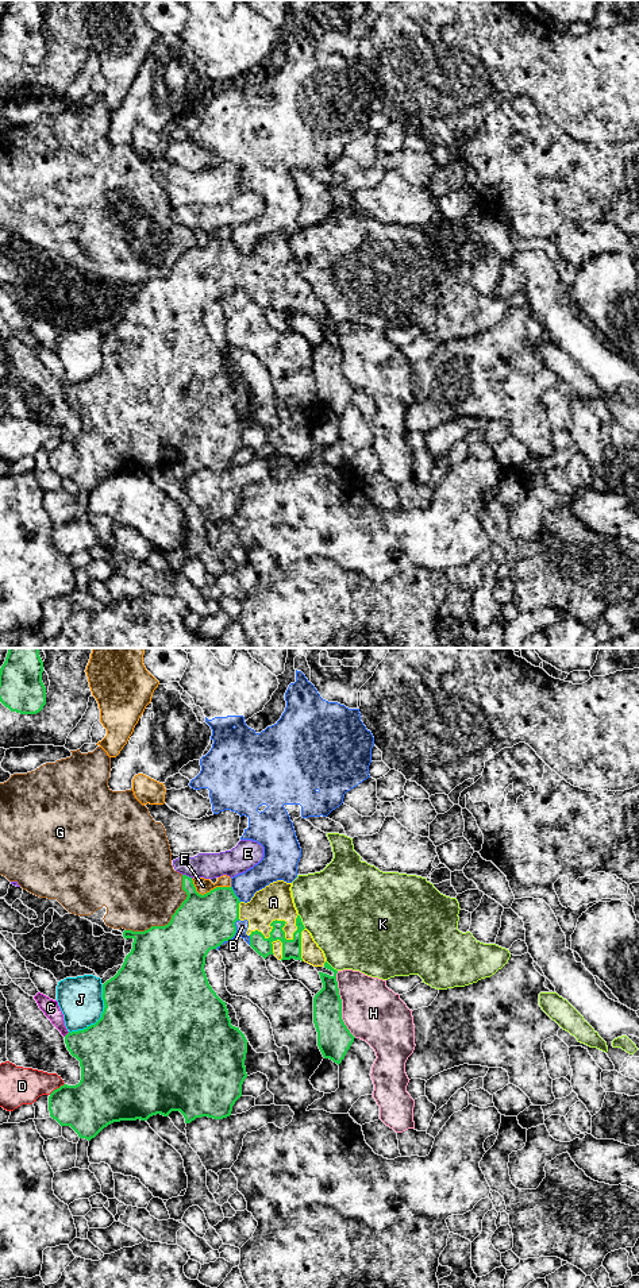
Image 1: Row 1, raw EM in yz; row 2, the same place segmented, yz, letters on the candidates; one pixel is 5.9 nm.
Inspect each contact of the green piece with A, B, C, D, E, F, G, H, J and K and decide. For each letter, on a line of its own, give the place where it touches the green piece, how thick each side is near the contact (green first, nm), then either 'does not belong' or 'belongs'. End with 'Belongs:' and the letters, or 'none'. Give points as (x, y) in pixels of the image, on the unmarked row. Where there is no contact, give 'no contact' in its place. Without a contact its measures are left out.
A: yz (284, 273) | 110/200 nm | belongs
B: yz (233, 288) | 340/70 nm | does not belong
C: yz (68, 385) | 340/100 nm | does not belong
D: yz (57, 440) | 300/220 nm | does not belong
E: yz (188, 228) | 260/160 nm | does not belong
F: yz (208, 245) | 340/90 nm | does not belong
G: yz (170, 272) | 440/460 nm | does not belong
H: yz (341, 357) | 200/340 nm | does not belong
J: yz (101, 369) | 500/260 nm | does not belong
K: yz (300, 273) | 110/480 nm | does not belong
Belongs: A

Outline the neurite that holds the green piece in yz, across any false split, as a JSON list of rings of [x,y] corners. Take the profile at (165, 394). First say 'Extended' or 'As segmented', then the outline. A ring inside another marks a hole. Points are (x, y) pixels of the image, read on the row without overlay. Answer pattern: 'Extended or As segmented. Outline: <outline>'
Extended. Outline: [[[182,227],[182,242],[188,248],[168,277],[151,278],[145,284],[124,282],[123,289],[134,292],[132,301],[118,325],[103,336],[101,348],[105,359],[101,370],[84,382],[69,383],[65,387],[68,402],[80,413],[81,432],[76,437],[63,436],[50,446],[50,468],[61,478],[70,478],[80,490],[91,493],[113,474],[147,473],[157,466],[169,468],[172,463],[180,463],[185,475],[201,468],[223,471],[231,467],[247,429],[245,419],[247,392],[239,379],[231,377],[226,354],[209,338],[204,317],[211,301],[216,301],[235,288],[235,274],[239,271],[249,273],[246,286],[250,289],[250,298],[263,311],[274,306],[281,313],[301,312],[334,324],[332,328],[319,324],[323,340],[313,350],[313,375],[323,409],[339,417],[355,389],[342,371],[338,323],[326,313],[323,302],[304,279],[295,259],[290,239],[292,235],[284,232],[273,234],[245,255],[239,252],[232,239],[216,239],[201,247],[196,243],[192,230]]]

